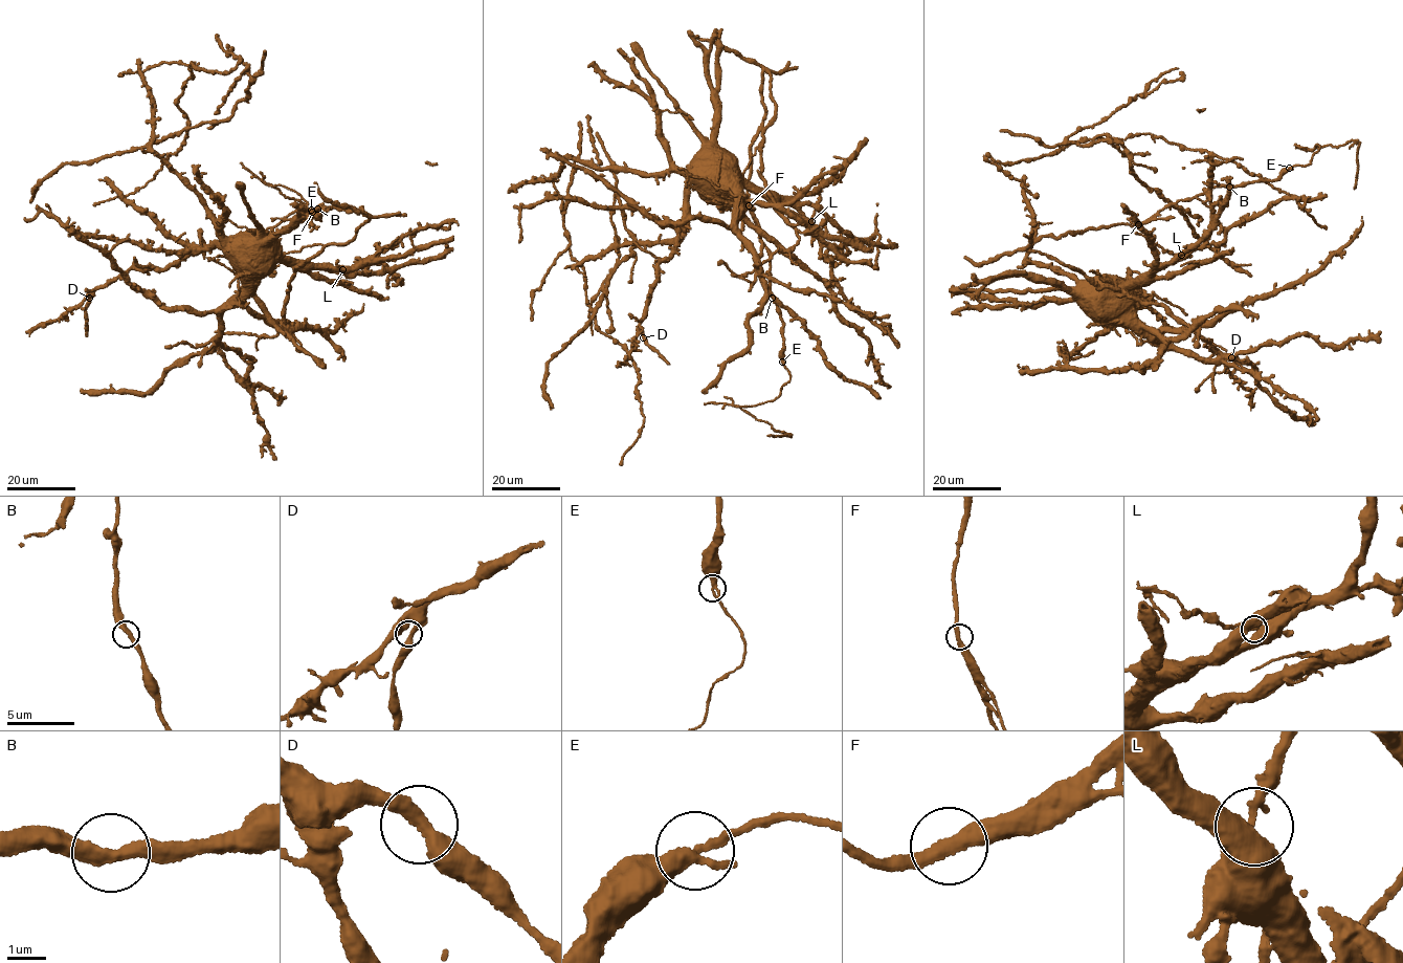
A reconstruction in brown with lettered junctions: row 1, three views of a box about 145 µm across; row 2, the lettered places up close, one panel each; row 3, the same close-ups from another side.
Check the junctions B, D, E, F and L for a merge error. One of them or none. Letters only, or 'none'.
E

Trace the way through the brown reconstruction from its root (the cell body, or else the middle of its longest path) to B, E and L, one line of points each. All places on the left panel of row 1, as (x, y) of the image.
B: (264, 241), (246, 247), (247, 284), (215, 341), (277, 334), (296, 268), (369, 219), (362, 208), (317, 209)
E: (264, 241), (246, 247), (247, 284), (215, 341), (277, 334), (296, 268), (369, 219), (362, 208), (311, 210)
L: (264, 241), (262, 238), (272, 240), (284, 257), (335, 270), (342, 269)

